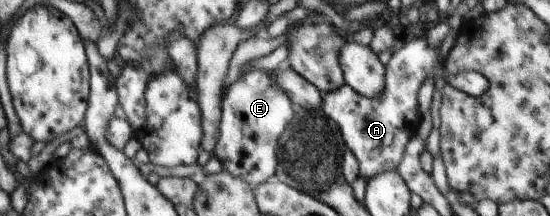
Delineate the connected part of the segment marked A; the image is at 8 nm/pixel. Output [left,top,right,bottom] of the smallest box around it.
[321,37,487,181]

